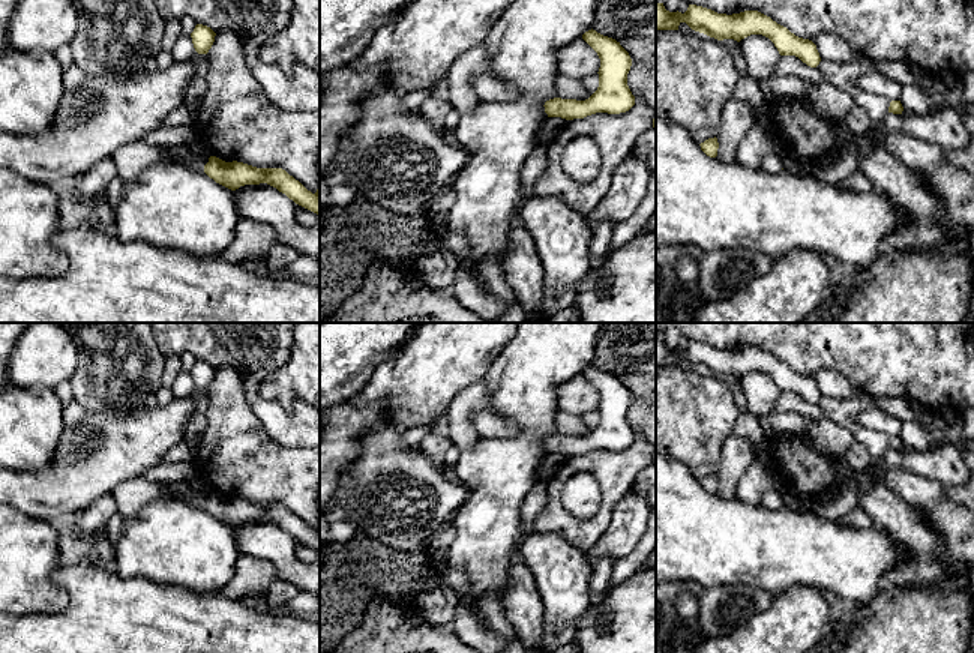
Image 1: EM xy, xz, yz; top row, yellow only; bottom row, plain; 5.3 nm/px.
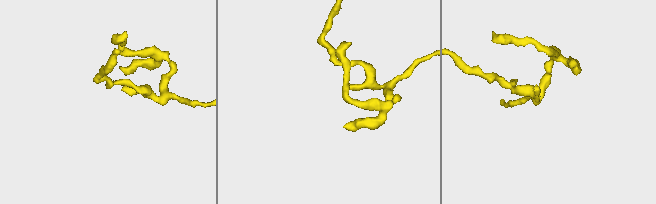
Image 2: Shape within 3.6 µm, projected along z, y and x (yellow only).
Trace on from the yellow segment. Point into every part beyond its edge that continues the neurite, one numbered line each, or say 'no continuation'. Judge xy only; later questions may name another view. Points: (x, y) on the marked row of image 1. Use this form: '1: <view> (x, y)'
1: xy (182, 156)

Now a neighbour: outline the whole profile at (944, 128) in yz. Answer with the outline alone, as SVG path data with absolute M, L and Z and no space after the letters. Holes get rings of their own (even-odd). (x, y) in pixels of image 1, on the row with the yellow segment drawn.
M944 107L932 114L905 117L887 113L887 132L903 132L939 146L944 152L963 150L969 146L971 135L962 123L960 113Z

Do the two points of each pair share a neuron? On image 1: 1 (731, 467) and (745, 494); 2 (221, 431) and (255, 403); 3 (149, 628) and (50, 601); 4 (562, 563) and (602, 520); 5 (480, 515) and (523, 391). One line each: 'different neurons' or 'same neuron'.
1: different neurons
2: different neurons
3: different neurons
4: different neurons
5: same neuron

